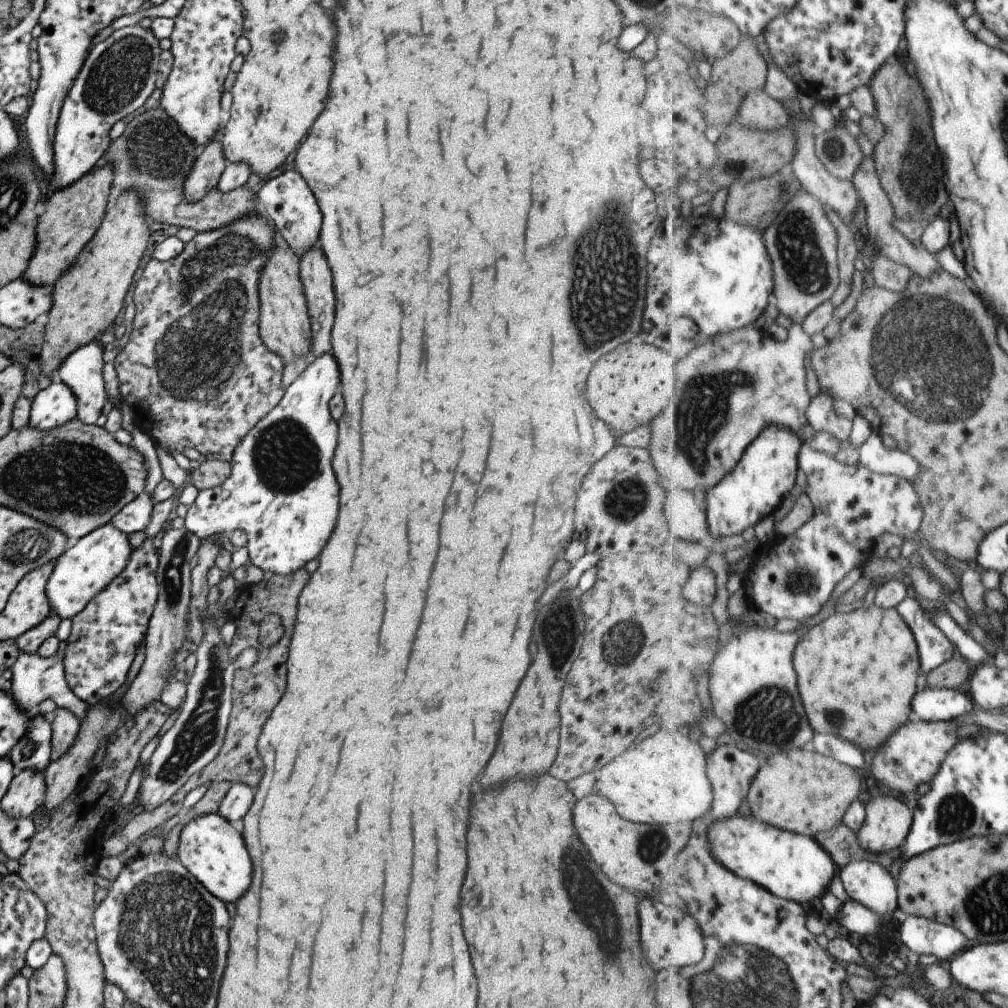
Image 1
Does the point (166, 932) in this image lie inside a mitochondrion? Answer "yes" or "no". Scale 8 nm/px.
yes

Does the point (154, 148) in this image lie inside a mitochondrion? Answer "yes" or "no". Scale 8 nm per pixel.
yes

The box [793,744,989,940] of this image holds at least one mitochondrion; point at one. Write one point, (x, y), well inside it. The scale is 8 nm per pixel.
(955, 816)

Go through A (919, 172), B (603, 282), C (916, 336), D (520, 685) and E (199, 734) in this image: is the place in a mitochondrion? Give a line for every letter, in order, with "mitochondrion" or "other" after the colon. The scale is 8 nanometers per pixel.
A: mitochondrion
B: mitochondrion
C: mitochondrion
D: other
E: mitochondrion

